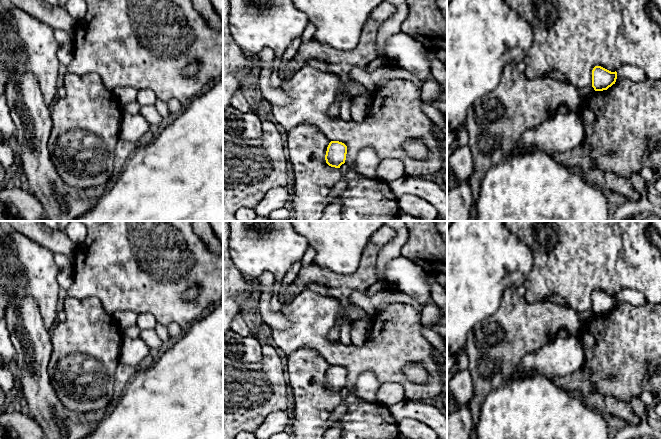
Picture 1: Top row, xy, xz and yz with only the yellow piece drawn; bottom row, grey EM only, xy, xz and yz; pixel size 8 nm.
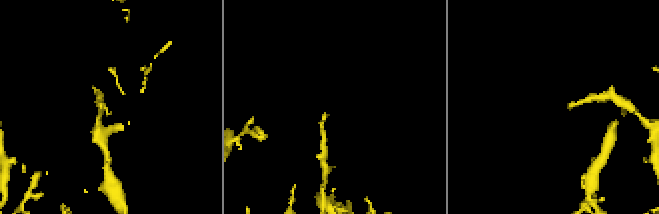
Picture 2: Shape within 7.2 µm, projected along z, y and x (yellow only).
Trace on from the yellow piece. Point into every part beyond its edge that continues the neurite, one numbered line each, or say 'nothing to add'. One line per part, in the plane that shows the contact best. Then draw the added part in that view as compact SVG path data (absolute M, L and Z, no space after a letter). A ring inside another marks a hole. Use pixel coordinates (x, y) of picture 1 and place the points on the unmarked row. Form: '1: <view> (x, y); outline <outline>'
nothing to add

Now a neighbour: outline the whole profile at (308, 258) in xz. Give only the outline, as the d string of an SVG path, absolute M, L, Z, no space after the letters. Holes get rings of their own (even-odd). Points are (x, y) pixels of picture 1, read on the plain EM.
M308 245L306 252L301 260L302 268L310 266L314 262L315 255L315 250Z

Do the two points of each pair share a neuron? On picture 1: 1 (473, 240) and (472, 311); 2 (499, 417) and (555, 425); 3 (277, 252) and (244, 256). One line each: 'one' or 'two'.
1: one
2: one
3: one

